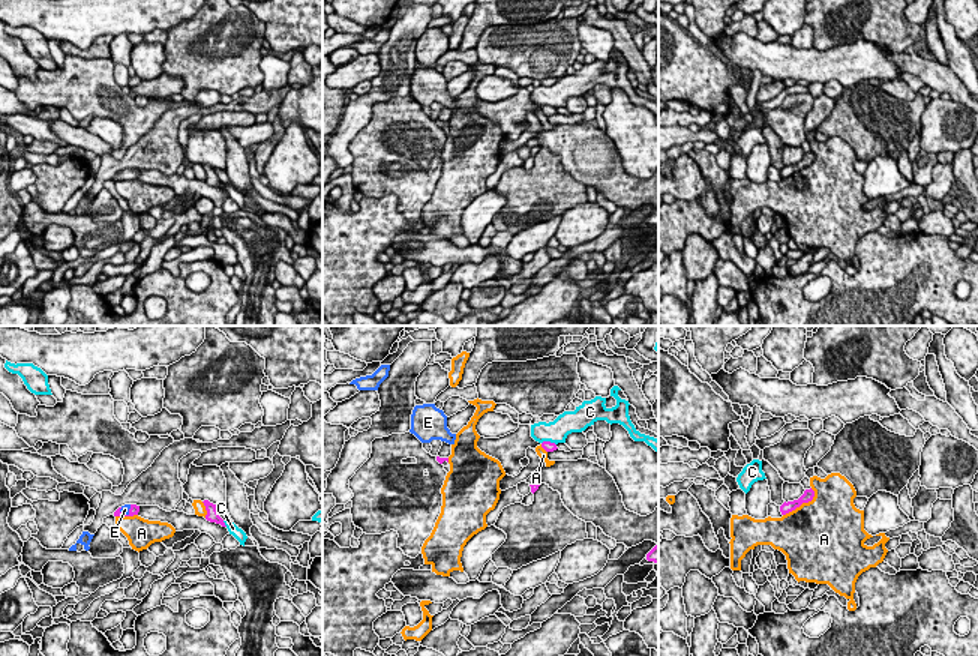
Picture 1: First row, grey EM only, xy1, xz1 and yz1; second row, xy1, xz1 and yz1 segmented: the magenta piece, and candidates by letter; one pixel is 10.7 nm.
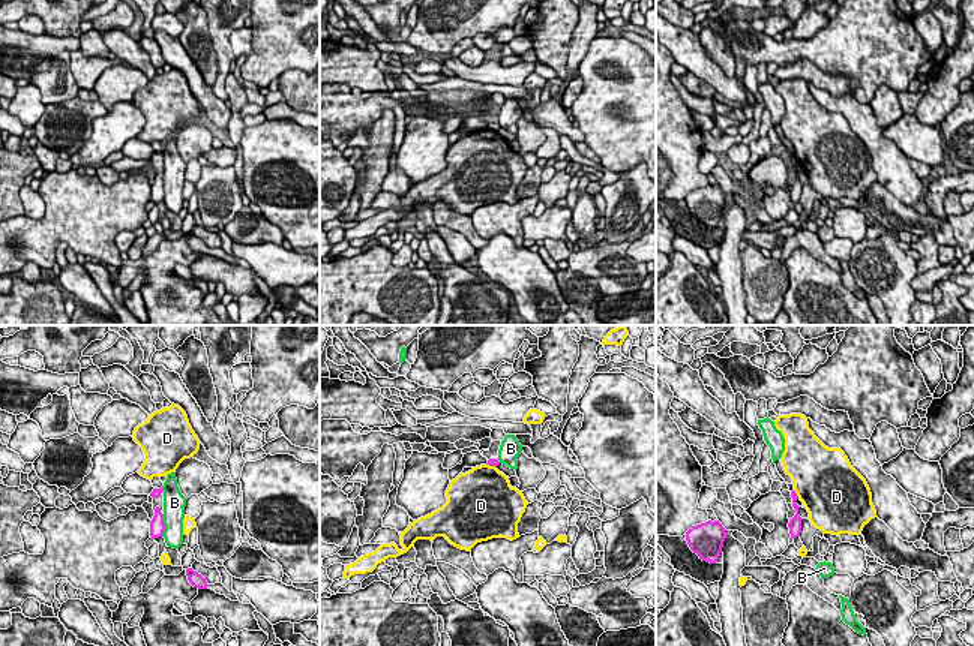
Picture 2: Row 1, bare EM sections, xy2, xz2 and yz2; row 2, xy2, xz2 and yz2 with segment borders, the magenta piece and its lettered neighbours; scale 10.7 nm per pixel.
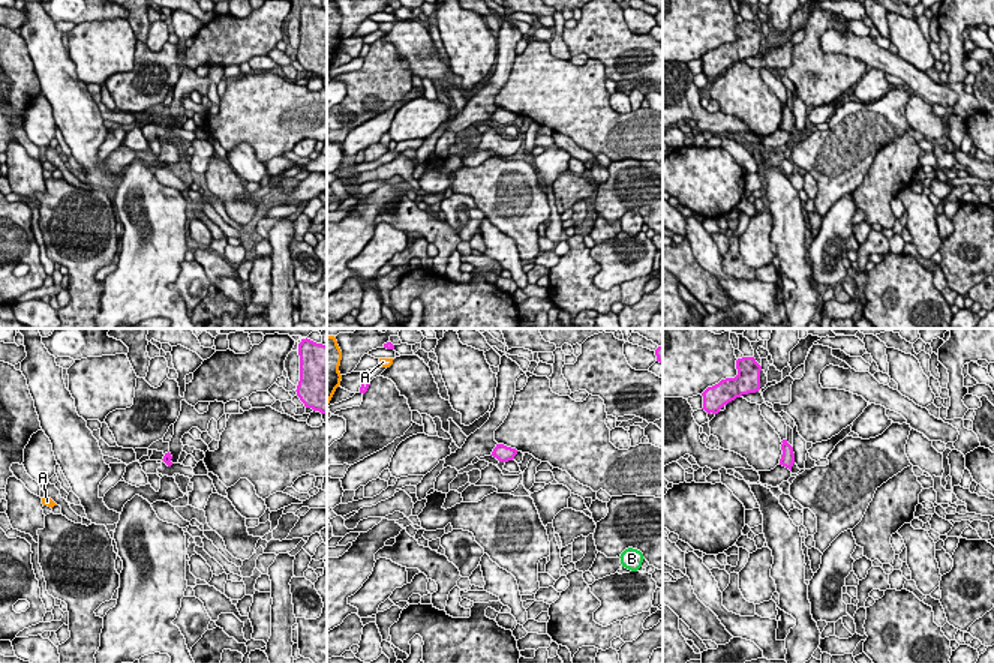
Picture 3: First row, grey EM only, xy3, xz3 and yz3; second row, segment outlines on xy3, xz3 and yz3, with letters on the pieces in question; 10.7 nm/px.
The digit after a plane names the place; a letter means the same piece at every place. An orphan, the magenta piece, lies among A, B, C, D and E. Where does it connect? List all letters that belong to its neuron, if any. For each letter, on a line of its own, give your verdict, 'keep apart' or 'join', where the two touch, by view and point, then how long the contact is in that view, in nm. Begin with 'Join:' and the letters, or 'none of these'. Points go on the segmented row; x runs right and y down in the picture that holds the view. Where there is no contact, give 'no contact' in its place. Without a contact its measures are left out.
Join: E
A: keep apart | yz1 (801, 503) | 440 nm
B: keep apart | xy2 (164, 525) | 240 nm
C: keep apart | xy1 (224, 524) | 80 nm
D: keep apart | yz2 (796, 493) | 120 nm
E: join | xy1 (126, 515) | 160 nm

